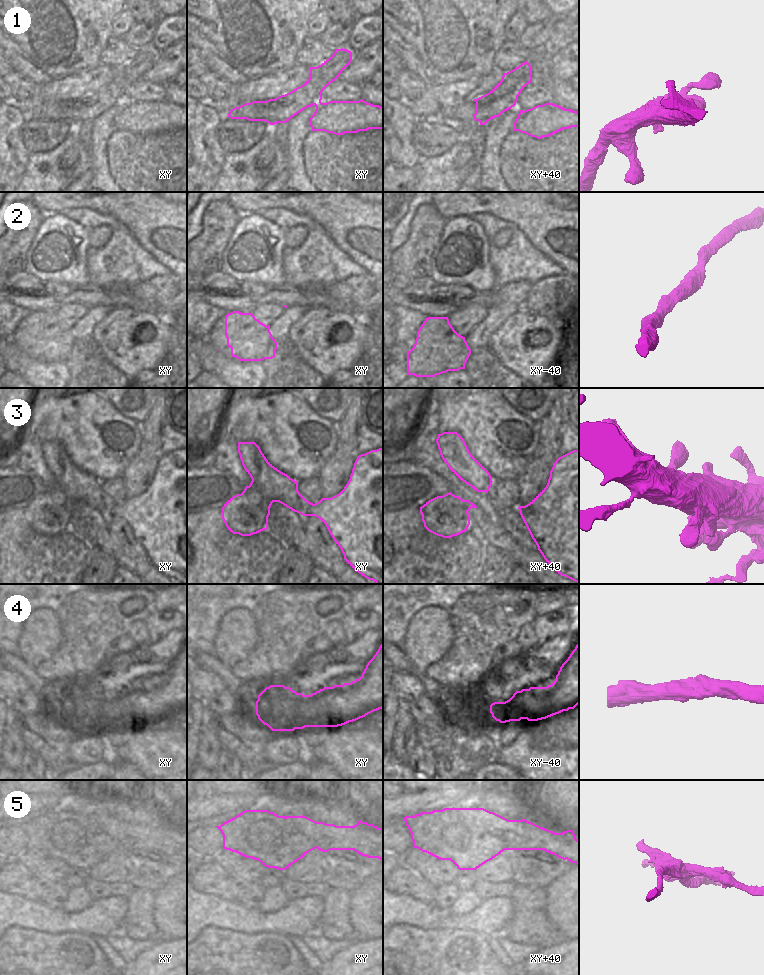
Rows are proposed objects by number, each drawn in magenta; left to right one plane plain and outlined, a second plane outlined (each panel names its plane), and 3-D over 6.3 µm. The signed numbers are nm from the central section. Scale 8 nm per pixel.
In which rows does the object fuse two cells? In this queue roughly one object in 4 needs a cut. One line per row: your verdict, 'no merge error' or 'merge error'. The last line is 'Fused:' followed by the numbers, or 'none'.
1: no merge error
2: no merge error
3: no merge error
4: no merge error
5: merge error
Fused: 5

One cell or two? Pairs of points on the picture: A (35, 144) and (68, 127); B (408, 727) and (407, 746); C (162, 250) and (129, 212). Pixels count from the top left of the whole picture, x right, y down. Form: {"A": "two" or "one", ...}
{"A": "one", "B": "one", "C": "one"}

